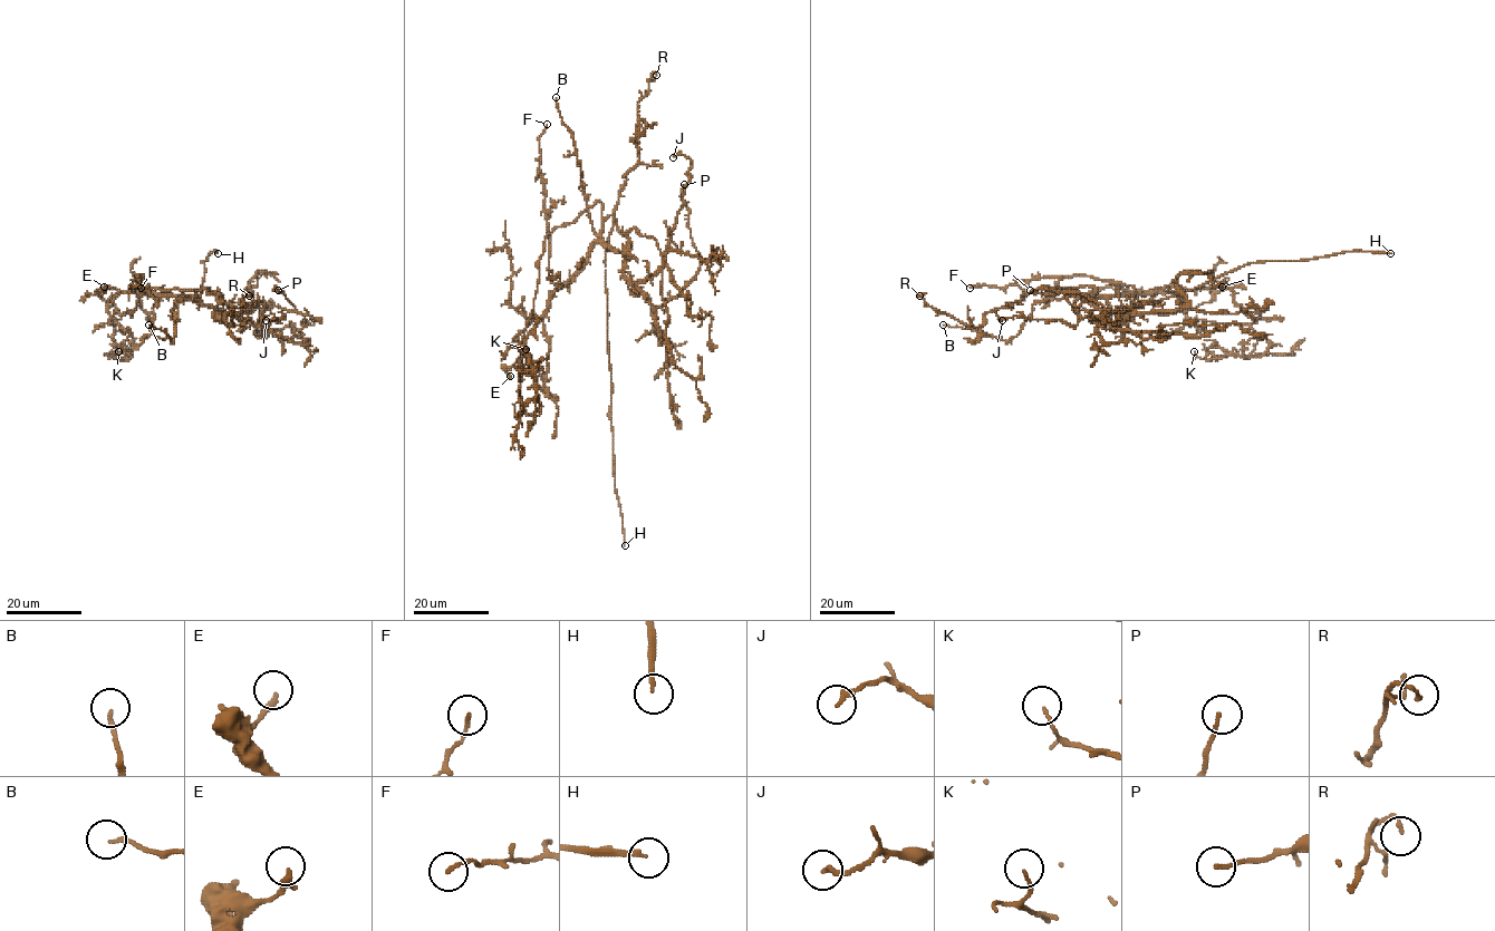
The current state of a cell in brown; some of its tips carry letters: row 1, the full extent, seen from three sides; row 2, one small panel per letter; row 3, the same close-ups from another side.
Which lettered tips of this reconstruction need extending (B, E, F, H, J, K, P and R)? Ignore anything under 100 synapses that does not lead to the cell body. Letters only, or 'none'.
H

